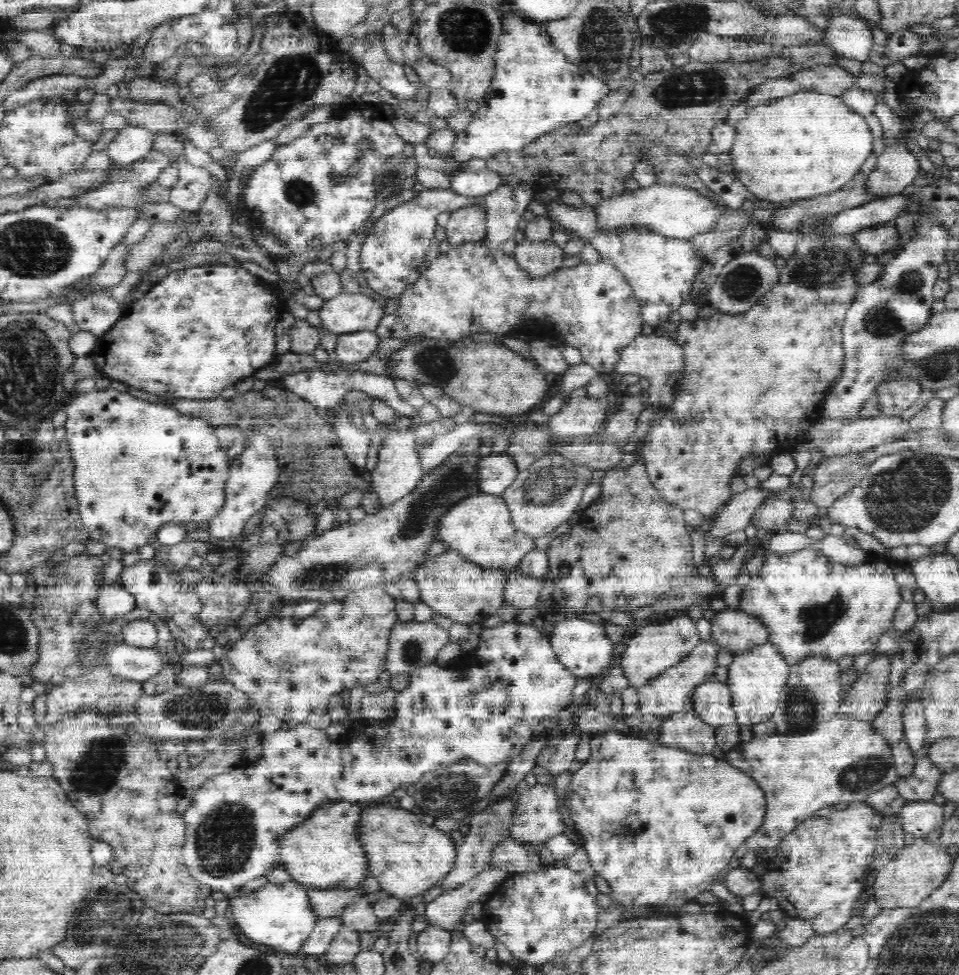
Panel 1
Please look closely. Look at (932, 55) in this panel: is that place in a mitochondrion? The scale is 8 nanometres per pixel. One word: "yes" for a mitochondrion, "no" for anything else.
no

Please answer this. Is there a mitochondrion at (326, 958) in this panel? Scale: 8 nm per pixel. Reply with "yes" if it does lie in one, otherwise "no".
no

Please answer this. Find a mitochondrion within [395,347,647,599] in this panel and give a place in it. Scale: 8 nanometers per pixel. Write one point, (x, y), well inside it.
(548, 484)

